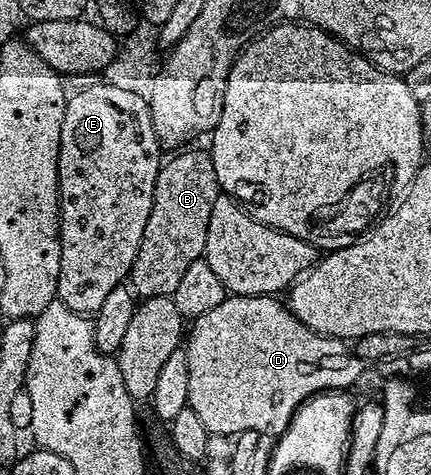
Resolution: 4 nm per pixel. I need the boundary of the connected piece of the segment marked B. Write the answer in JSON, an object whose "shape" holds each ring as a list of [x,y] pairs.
{"shape":[[[187,148],[187,153],[179,152],[170,162],[163,164],[158,171],[152,211],[148,215],[148,223],[144,227],[144,235],[140,239],[140,247],[136,259],[130,268],[128,278],[133,292],[139,298],[170,297],[180,284],[180,278],[194,261],[199,260],[206,251],[206,236],[208,235],[208,219],[212,215],[212,207],[220,195],[220,186],[216,179],[216,167],[212,163],[209,152],[203,149]]]}

